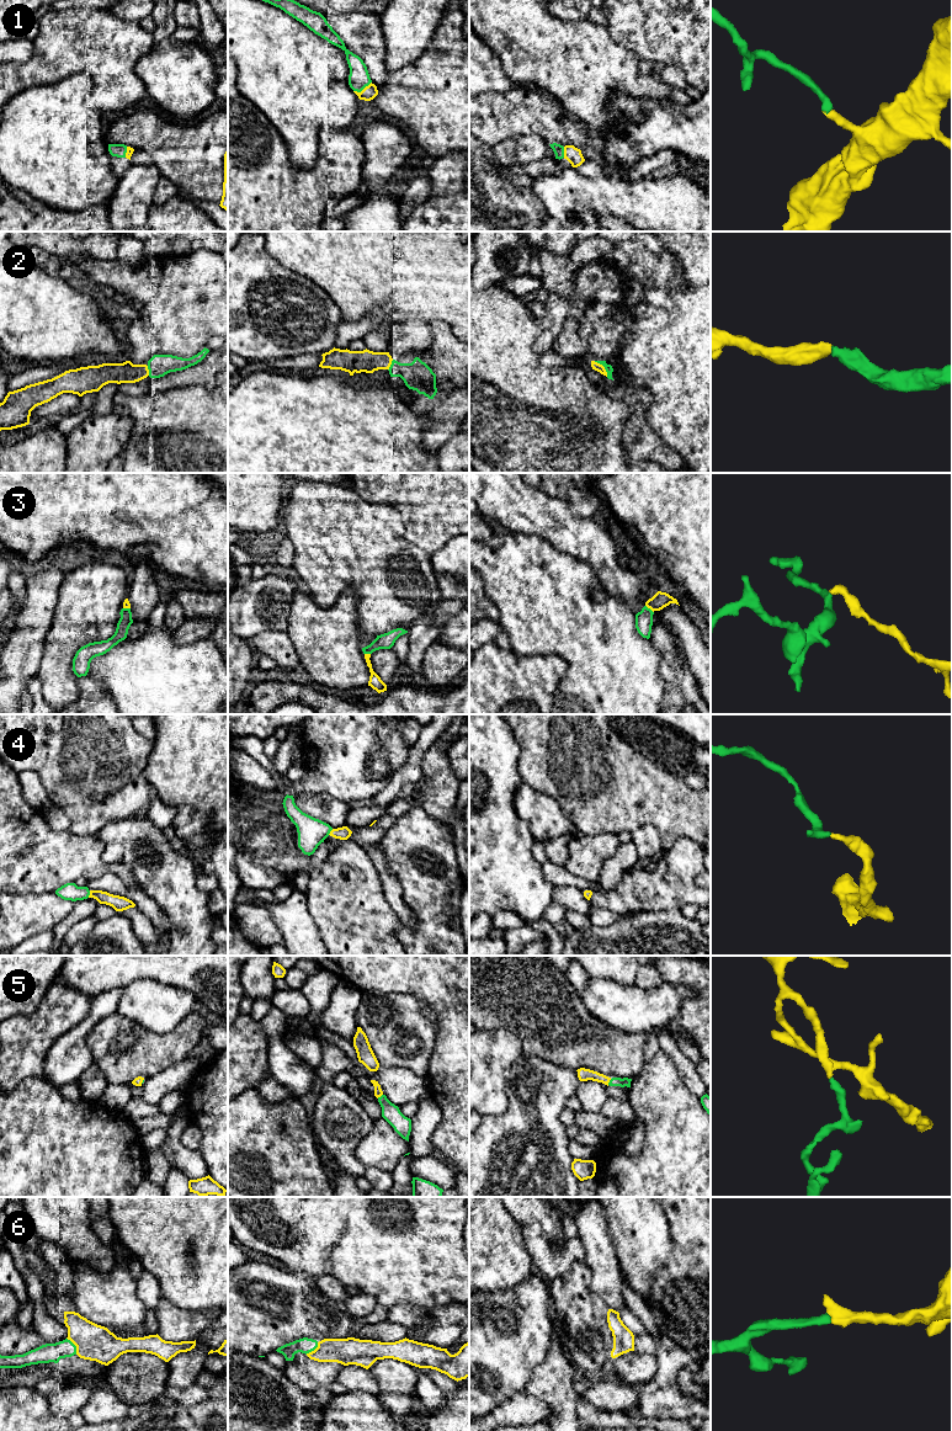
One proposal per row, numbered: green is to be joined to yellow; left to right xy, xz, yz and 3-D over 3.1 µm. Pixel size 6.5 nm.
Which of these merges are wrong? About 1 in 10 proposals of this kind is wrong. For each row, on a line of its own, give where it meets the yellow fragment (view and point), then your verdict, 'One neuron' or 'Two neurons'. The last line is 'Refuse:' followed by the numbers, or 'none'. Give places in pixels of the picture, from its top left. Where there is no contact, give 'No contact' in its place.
1: Touches yellow at xz (363, 89). One neuron
2: Touches yellow at yz (604, 367). One neuron
3: Touches yellow at yz (649, 607). Two neurons
4: Touches yellow at xy (90, 894). One neuron
5: Touches yellow at yz (609, 1081). One neuron
6: Touches yellow at xy (75, 1345). One neuron
Refuse: 3

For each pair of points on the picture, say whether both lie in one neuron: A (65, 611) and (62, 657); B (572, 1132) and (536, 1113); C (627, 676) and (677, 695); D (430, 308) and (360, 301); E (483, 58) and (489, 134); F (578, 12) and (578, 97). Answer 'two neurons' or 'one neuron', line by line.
A: one neuron
B: two neurons
C: two neurons
D: one neuron
E: two neurons
F: two neurons

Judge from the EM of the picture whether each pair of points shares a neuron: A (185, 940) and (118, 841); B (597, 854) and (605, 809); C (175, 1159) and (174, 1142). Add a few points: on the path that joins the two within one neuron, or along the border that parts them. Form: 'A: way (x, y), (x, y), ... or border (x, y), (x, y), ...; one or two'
A: way (189, 915), (137, 863); one
B: border (580, 833), (586, 835), (616, 835); two
C: way (175, 1155), (174, 1145); one

